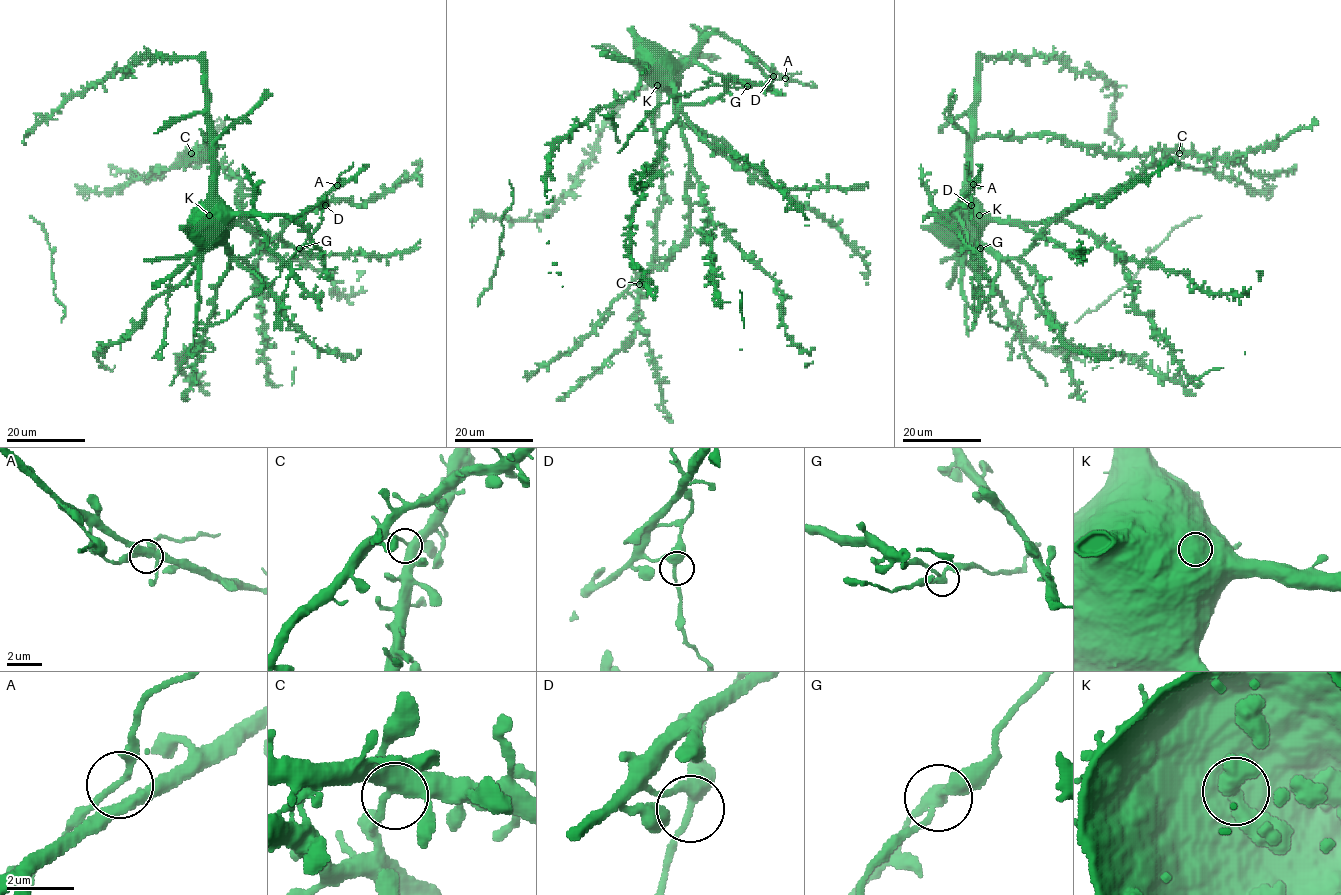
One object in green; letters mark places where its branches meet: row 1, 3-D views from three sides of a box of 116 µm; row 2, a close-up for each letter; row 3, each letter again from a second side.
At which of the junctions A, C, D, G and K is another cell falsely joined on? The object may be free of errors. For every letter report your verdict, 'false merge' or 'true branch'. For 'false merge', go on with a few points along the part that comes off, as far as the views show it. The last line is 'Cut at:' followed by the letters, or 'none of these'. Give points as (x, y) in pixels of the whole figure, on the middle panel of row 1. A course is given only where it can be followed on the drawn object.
A: true branch
C: true branch
D: true branch
G: false merge; course (747, 86), (706, 86), (689, 94), (673, 96), (647, 114), (618, 152)
K: true branch
Cut at: G

